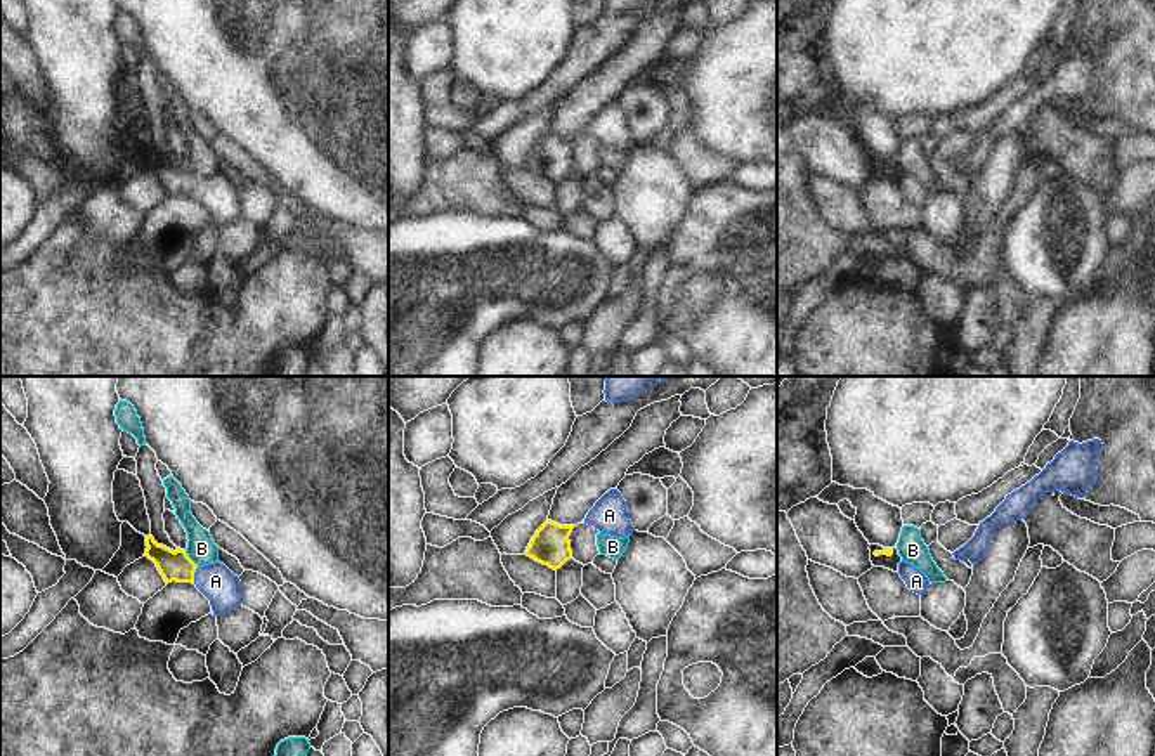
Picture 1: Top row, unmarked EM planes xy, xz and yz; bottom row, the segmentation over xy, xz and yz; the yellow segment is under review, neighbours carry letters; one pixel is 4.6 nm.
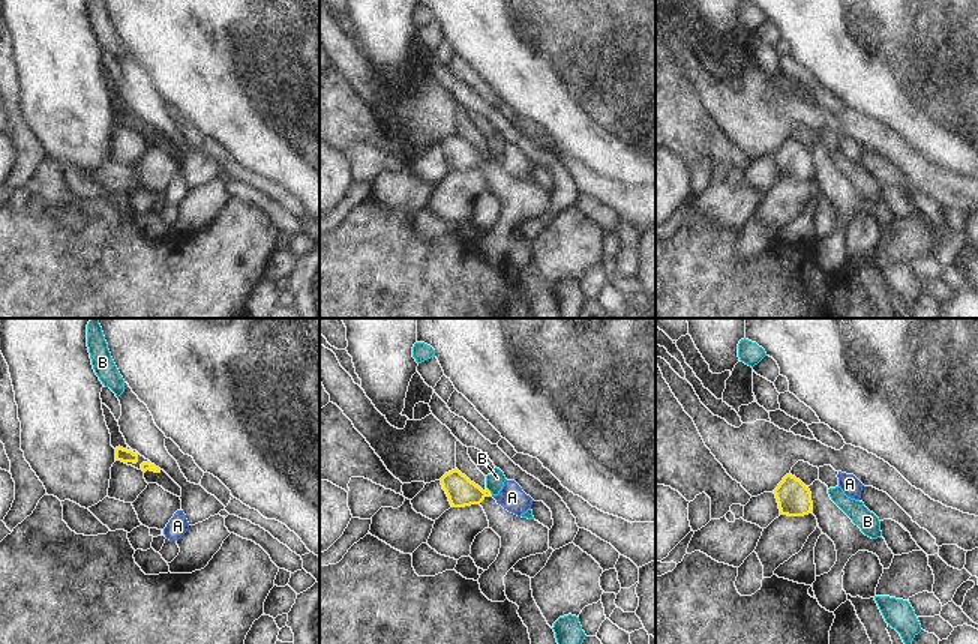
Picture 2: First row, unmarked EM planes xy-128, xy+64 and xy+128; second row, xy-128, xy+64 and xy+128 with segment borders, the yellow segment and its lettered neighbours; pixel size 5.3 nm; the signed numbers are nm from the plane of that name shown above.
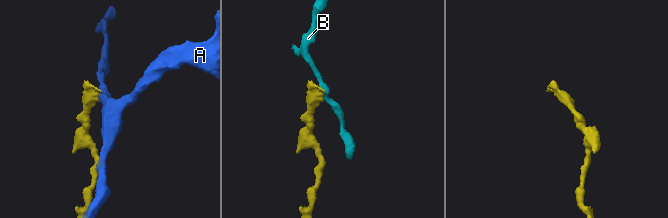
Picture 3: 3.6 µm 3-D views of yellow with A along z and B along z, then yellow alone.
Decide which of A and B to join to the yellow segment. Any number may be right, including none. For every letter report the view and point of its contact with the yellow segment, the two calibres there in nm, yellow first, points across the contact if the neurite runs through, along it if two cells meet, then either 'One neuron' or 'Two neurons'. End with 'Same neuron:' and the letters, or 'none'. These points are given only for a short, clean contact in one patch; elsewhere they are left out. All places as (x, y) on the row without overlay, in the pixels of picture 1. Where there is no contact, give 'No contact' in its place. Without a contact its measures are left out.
A: Touches yellow at xy (193, 188). Thickness 140 nm (yellow) against 170 nm. Path across: xy (174, 177), (193, 188), (215, 193). One neuron
B: Touches yellow at xy (189, 170). Thickness 140 nm (yellow) against 140 nm. Boundary: xy (184, 162), (198, 177). Two neurons
Same neuron: A

